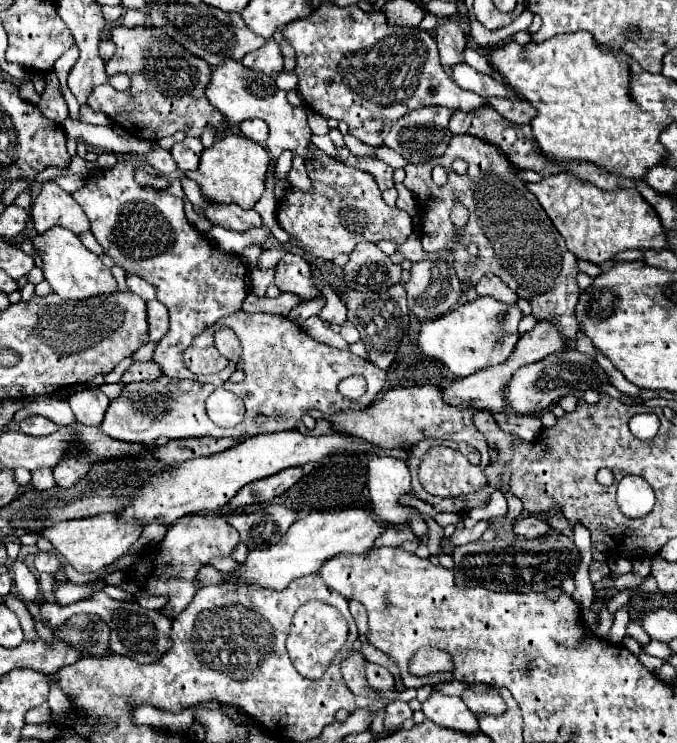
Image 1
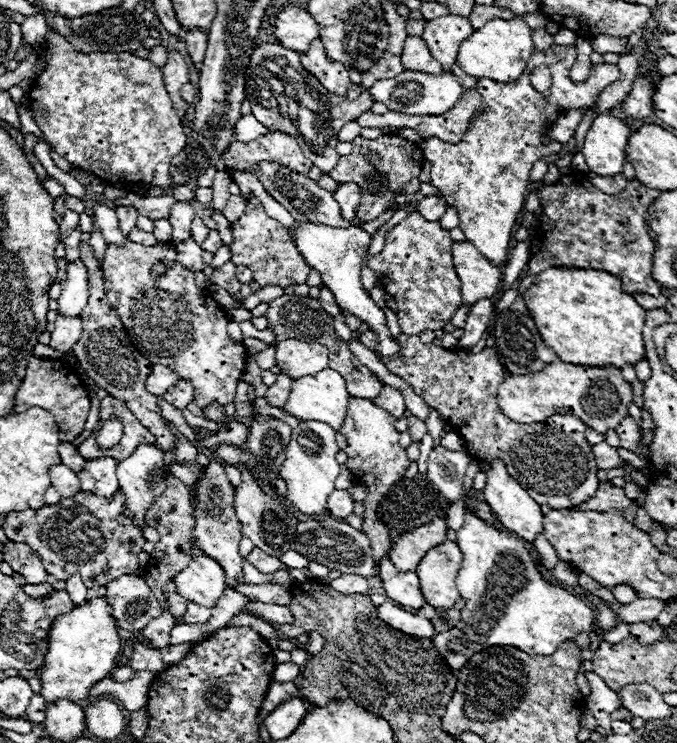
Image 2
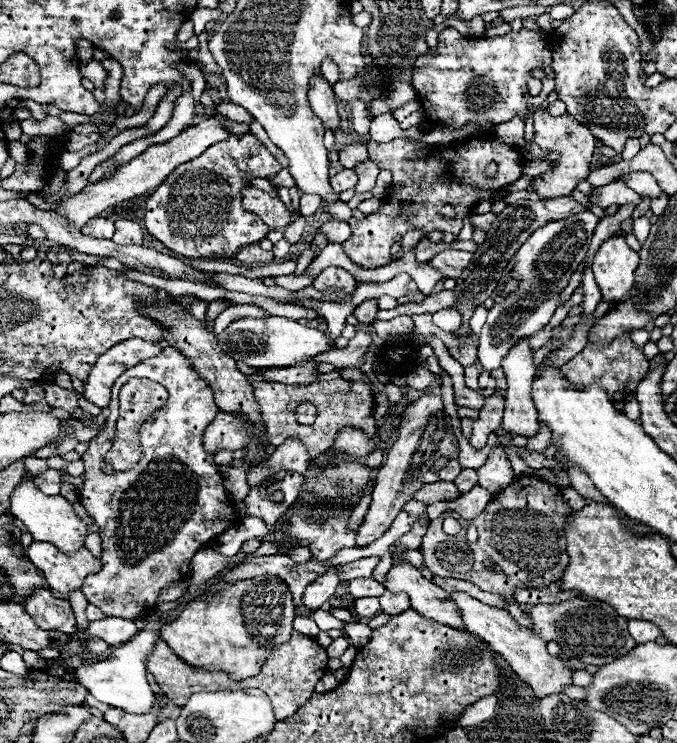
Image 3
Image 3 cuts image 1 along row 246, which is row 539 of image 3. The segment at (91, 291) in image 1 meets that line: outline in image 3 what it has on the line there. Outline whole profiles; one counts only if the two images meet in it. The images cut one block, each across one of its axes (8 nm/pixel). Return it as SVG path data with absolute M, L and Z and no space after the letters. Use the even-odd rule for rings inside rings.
M24 480L24 482L20 482L16 486L16 490L12 494L10 510L12 510L12 514L18 520L24 522L24 526L32 532L34 540L38 540L38 542L50 542L50 544L54 544L64 554L72 554L72 552L80 550L84 546L84 538L90 534L88 524L84 524L78 518L78 514L74 512L72 504L66 498L62 498L60 494L56 494L56 496L42 494L32 484L32 480Z

